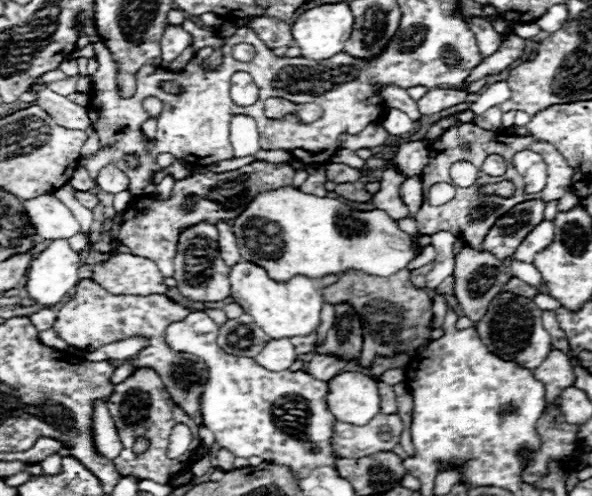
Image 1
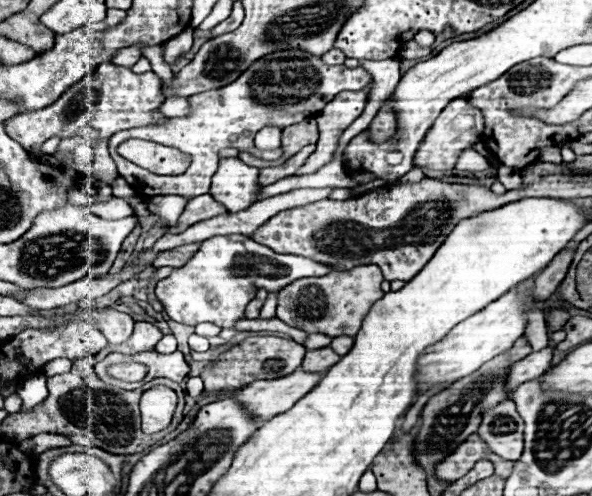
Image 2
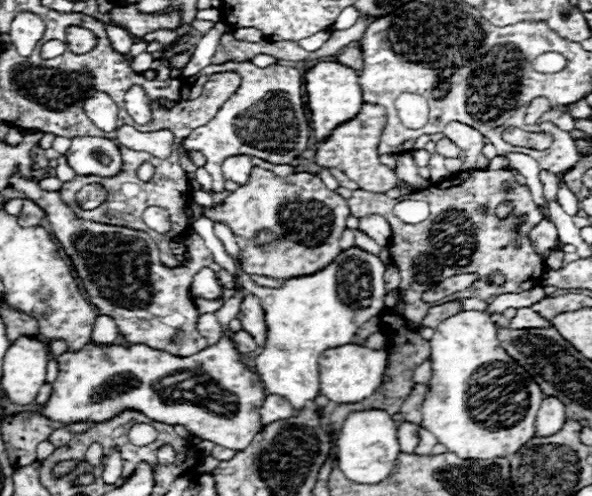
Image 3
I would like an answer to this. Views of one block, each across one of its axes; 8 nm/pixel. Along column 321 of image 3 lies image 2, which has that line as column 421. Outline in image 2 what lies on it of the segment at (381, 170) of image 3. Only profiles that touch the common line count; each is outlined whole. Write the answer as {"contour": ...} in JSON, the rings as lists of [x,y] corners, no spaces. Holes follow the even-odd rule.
{"contour":[[[466,98],[454,100],[452,104],[446,106],[446,110],[442,110],[442,114],[436,118],[434,126],[428,130],[426,138],[422,140],[422,144],[420,144],[420,148],[414,156],[414,164],[426,166],[426,168],[432,168],[432,170],[452,170],[454,162],[458,158],[458,152],[476,144],[482,136],[482,130],[484,130],[482,112],[478,108],[472,108],[466,102]]]}

